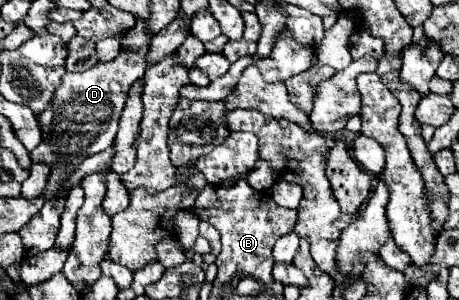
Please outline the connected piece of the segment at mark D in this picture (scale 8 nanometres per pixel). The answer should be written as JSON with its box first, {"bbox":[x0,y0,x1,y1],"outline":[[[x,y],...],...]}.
{"bbox":[18,23,150,257],"outline":[[[136,23],[122,37],[122,51],[116,59],[108,63],[96,63],[84,73],[64,73],[60,85],[56,87],[48,109],[38,113],[38,123],[42,127],[42,143],[30,151],[32,163],[46,163],[50,167],[50,177],[44,189],[44,205],[42,209],[18,231],[24,241],[26,257],[34,257],[50,247],[54,247],[60,227],[60,217],[64,211],[68,179],[80,167],[82,159],[96,155],[114,145],[114,137],[118,131],[118,121],[134,79],[142,77],[142,67],[146,65],[146,51],[150,47],[150,39],[146,39],[146,31],[142,23]]]}

